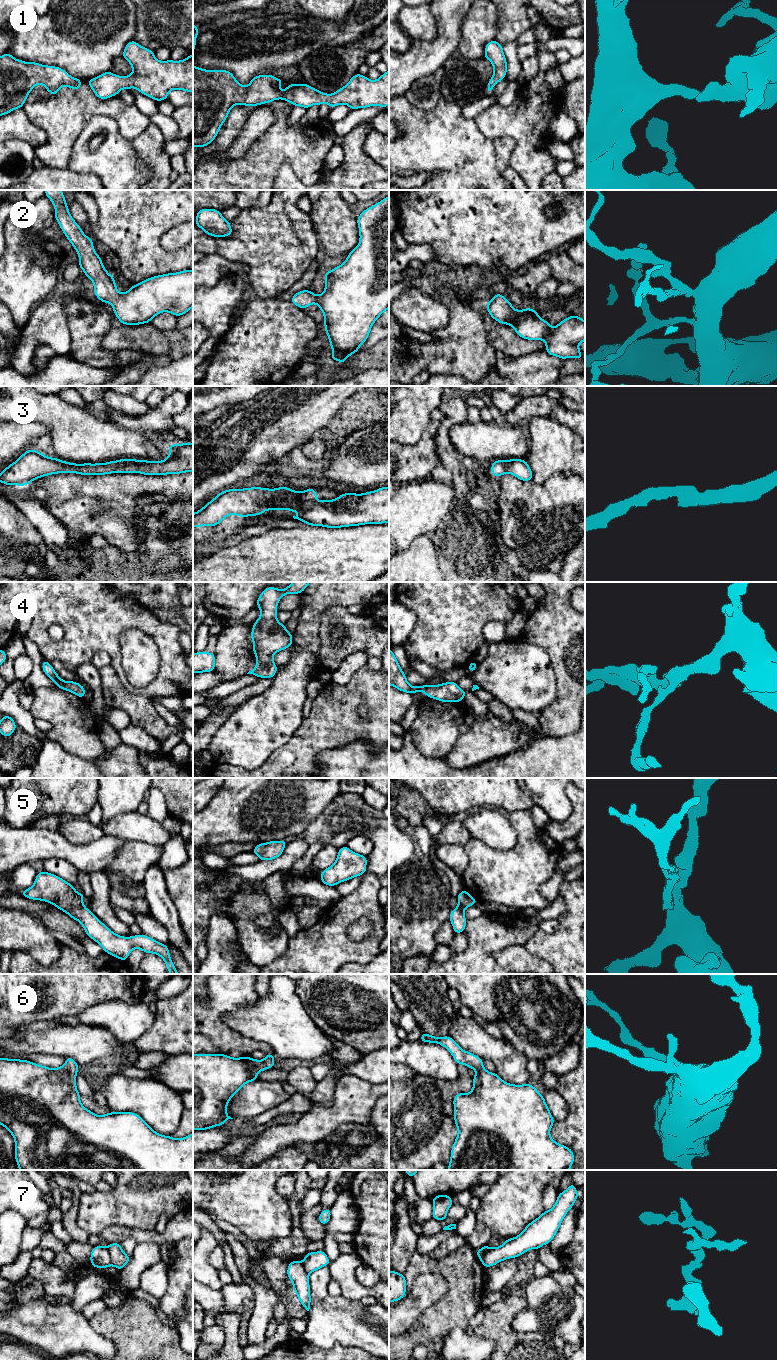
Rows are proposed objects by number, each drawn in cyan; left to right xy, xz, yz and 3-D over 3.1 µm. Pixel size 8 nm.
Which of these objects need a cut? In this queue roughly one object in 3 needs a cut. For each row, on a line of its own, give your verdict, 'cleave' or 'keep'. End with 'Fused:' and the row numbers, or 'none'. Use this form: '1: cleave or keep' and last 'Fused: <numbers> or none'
1: keep
2: keep
3: keep
4: keep
5: keep
6: keep
7: cleave
Fused: 7

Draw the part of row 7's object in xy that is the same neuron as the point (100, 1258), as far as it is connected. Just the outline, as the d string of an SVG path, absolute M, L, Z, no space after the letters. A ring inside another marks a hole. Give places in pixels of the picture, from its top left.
M95 1246L91 1251L90 1263L94 1268L108 1268L112 1260L106 1247Z

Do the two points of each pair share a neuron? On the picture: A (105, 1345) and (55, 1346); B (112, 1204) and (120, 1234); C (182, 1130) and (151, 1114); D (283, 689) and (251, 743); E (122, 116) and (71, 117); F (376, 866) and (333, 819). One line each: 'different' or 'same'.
A: same
B: different
C: different
D: same
E: same
F: same

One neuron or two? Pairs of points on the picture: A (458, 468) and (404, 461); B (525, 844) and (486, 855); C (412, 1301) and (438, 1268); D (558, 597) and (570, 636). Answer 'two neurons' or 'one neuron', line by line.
A: two neurons
B: one neuron
C: two neurons
D: one neuron

